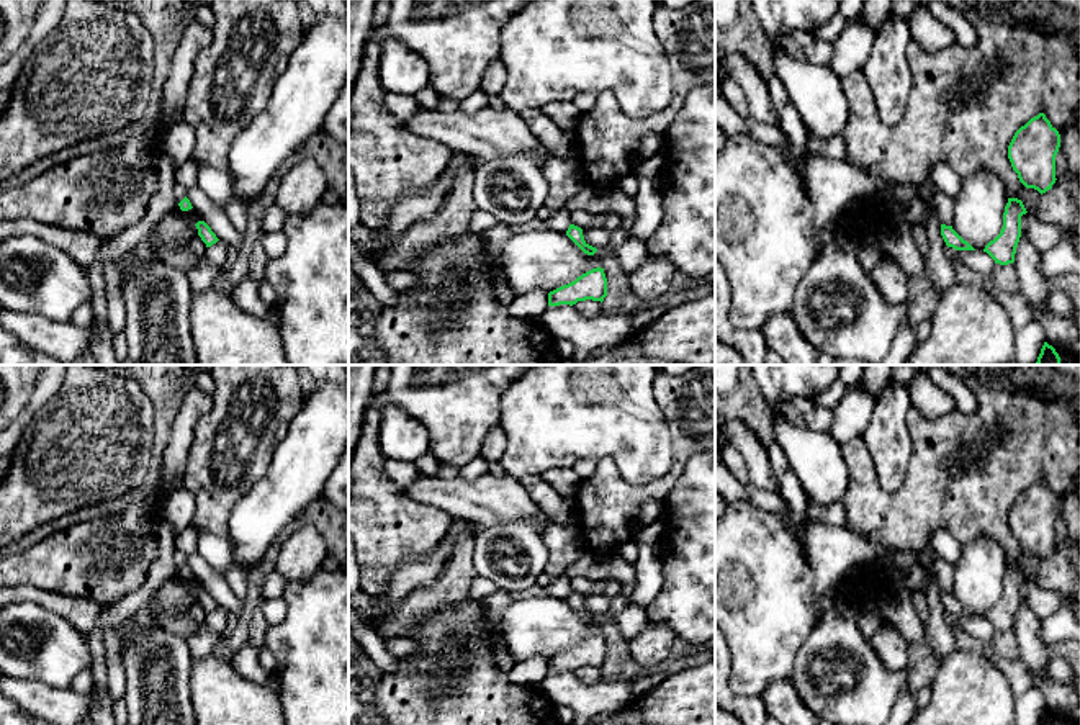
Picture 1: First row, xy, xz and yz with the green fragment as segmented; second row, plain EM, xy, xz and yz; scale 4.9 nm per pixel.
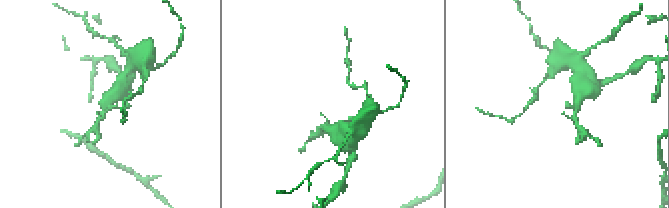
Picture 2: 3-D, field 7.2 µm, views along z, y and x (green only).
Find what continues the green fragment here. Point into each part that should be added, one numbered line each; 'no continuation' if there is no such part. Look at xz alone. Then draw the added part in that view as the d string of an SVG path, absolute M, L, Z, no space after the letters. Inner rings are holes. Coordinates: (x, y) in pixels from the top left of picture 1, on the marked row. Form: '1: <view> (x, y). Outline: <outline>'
no continuation

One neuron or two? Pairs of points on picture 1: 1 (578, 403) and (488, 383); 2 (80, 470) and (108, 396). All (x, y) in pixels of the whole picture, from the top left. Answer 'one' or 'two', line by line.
1: two
2: one

